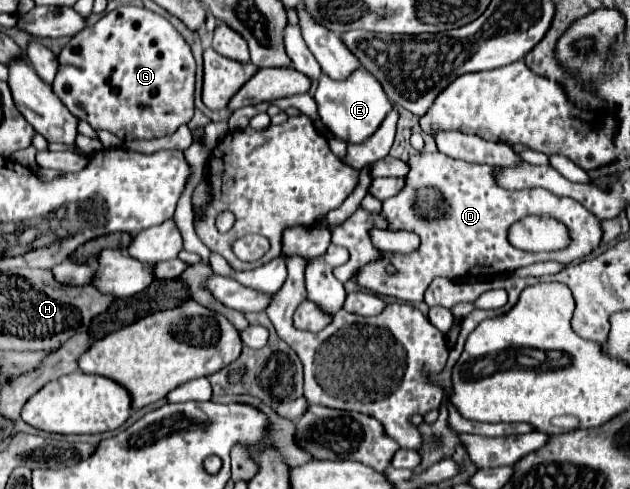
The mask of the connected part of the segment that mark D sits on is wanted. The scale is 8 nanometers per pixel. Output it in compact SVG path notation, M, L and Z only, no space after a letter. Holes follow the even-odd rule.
M418 153L416 157L410 159L410 173L406 175L406 187L384 201L382 213L390 221L390 229L408 229L420 235L422 245L418 251L402 255L402 253L386 253L384 259L370 263L362 267L356 275L354 281L378 295L390 295L400 301L408 303L418 303L424 299L424 291L432 283L434 277L492 277L498 273L514 271L518 267L526 267L538 261L560 261L560 263L572 263L576 259L582 259L590 255L594 249L598 249L602 241L602 225L600 221L584 209L578 201L570 197L558 197L550 193L548 189L542 187L532 187L532 189L520 189L520 191L508 191L502 189L496 183L496 167L490 165L476 165L476 163L466 163L452 159L444 153ZM526 215L538 215L538 217L554 217L556 221L562 221L566 229L570 231L570 247L560 249L558 253L526 253L522 249L516 249L508 241L508 229L516 221L520 221ZM392 263L396 267L394 275L386 273L386 265Z

